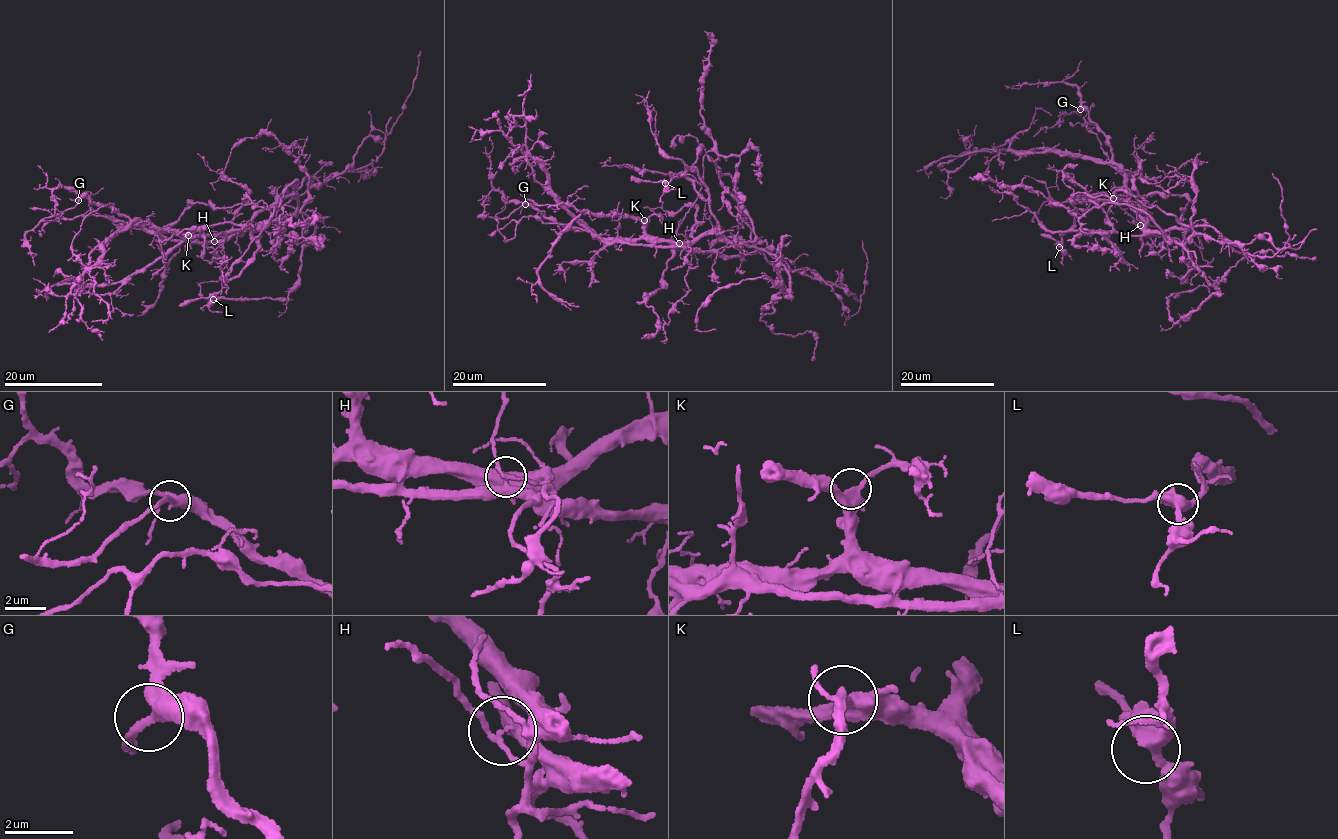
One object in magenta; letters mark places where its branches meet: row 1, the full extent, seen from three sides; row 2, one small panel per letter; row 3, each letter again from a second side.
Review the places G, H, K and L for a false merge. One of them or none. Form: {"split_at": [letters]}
{"split_at": ["H"]}

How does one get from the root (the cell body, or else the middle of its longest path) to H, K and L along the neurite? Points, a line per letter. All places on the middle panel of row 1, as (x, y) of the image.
H: (708, 196), (708, 205), (719, 229), (701, 234), (690, 243), (679, 242)
K: (708, 196), (708, 205), (719, 229), (694, 240), (656, 242), (645, 232), (644, 220)
L: (708, 196), (708, 188), (696, 172), (678, 177), (672, 173), (671, 179), (665, 183)

